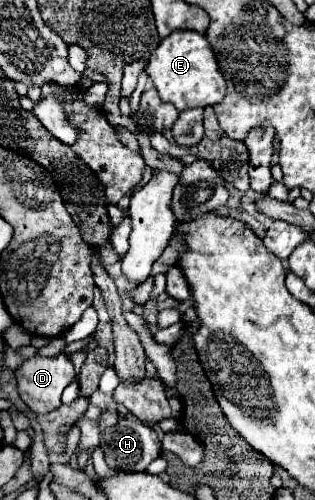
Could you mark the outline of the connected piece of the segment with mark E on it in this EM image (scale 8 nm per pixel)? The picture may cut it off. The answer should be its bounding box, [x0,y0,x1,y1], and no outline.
[147,31,225,111]

